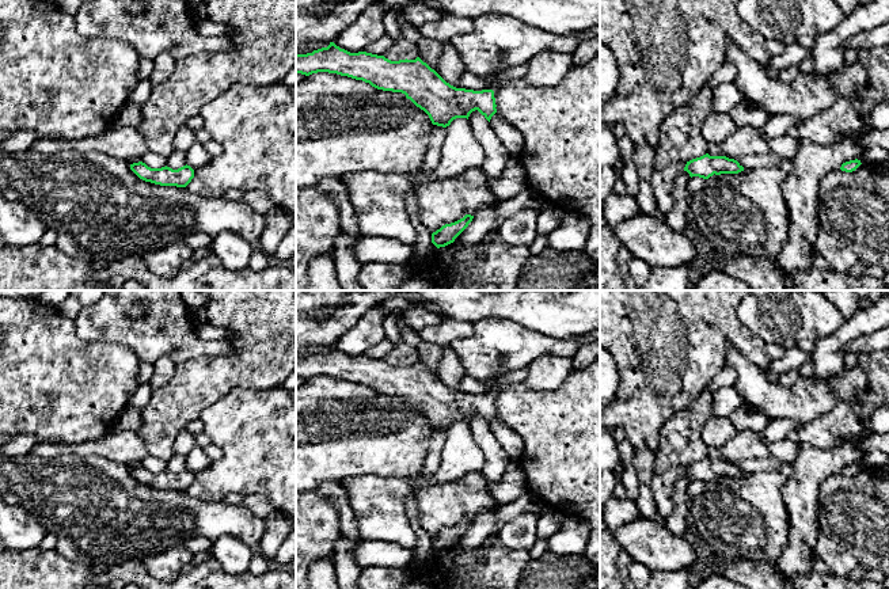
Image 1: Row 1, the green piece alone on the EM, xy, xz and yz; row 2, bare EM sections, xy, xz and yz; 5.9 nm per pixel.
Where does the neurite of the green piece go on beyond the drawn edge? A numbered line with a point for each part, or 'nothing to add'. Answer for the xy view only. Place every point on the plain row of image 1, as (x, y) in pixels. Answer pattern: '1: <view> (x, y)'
nothing to add

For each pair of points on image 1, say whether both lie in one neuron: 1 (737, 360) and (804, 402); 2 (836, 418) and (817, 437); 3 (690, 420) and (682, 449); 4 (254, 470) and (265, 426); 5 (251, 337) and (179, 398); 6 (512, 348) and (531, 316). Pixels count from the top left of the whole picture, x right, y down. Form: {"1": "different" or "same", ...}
{"1": "same", "2": "same", "3": "same", "4": "same", "5": "same", "6": "different"}

